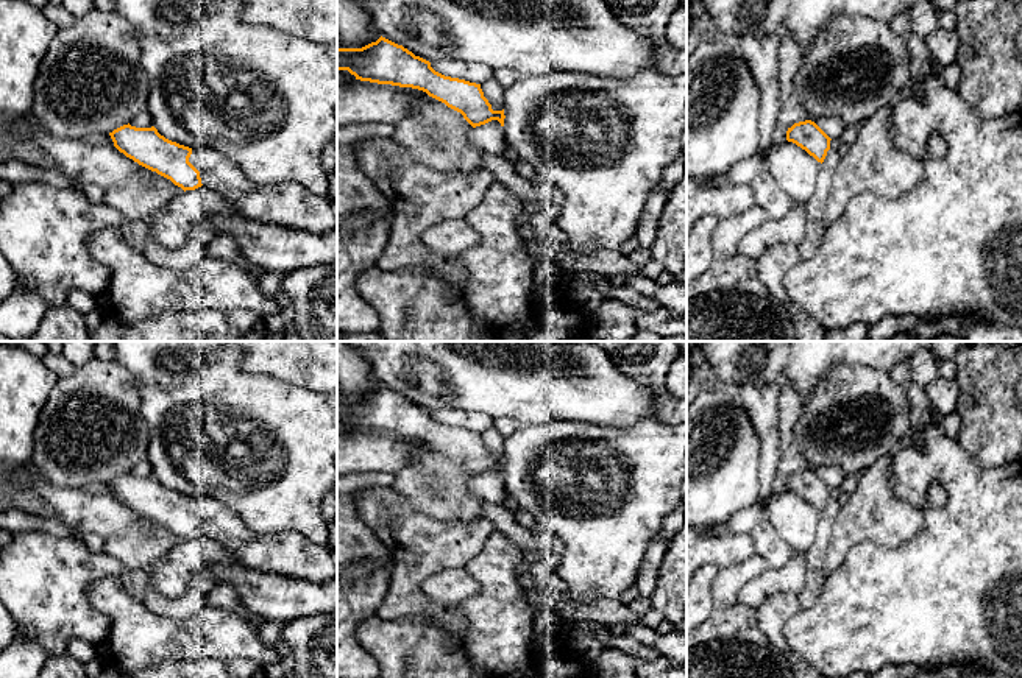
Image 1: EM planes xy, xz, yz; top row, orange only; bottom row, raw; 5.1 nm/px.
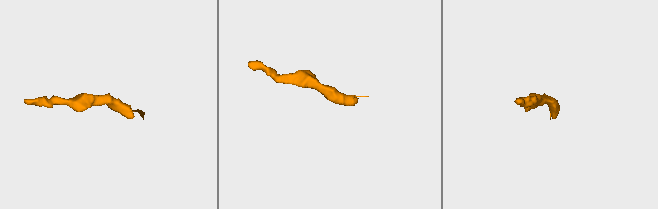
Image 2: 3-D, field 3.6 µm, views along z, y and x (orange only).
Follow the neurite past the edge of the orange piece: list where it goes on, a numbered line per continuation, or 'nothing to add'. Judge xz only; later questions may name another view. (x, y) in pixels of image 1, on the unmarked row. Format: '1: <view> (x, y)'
nothing to add

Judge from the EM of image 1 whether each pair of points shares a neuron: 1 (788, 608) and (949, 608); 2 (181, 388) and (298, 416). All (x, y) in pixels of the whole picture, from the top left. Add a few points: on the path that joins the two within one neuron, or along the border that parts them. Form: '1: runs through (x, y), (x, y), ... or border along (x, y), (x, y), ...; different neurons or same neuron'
1: border along (801, 610), (784, 627), (784, 638), (790, 646); different neurons
2: runs through (211, 406), (227, 410), (234, 416), (269, 416); same neuron

